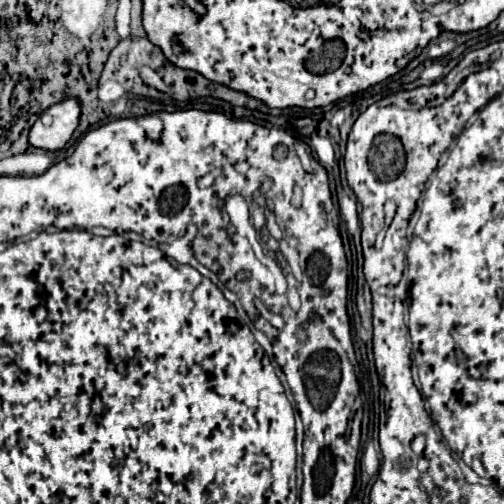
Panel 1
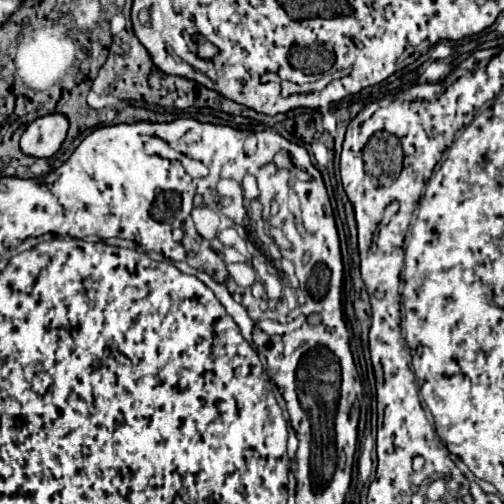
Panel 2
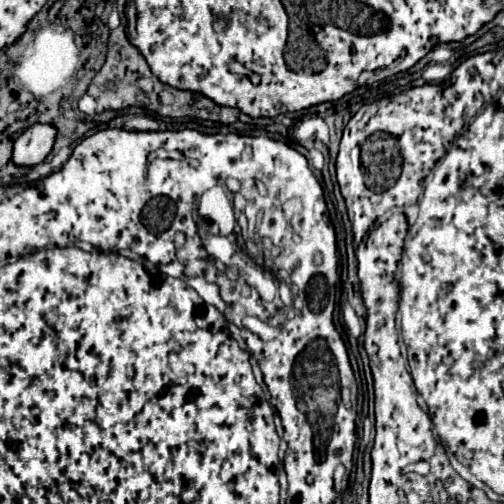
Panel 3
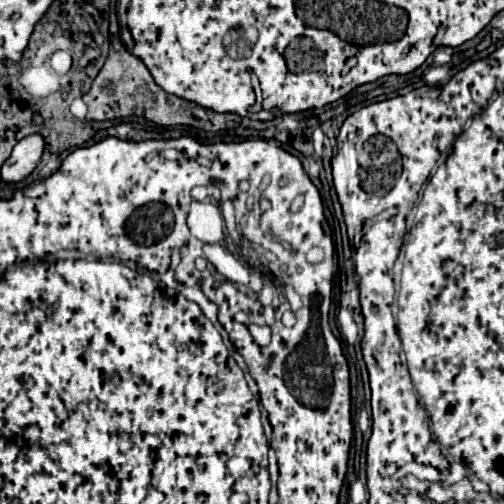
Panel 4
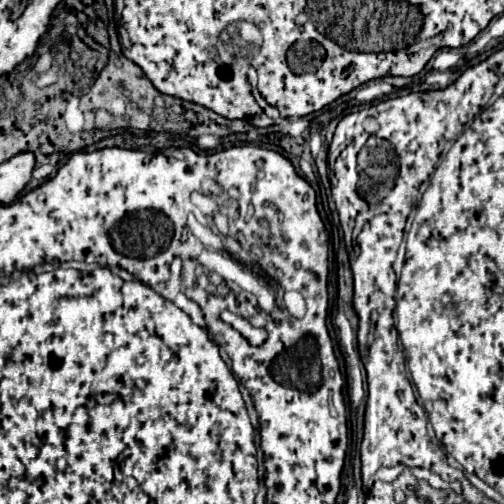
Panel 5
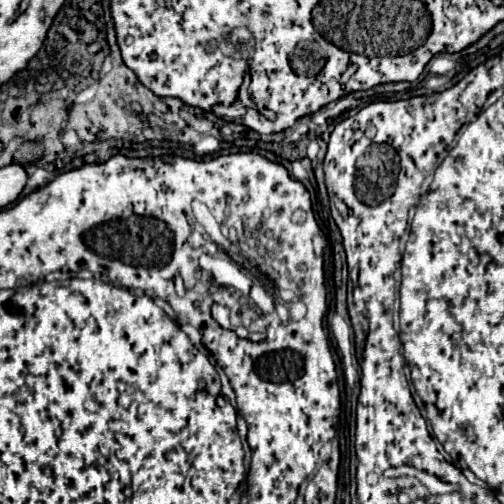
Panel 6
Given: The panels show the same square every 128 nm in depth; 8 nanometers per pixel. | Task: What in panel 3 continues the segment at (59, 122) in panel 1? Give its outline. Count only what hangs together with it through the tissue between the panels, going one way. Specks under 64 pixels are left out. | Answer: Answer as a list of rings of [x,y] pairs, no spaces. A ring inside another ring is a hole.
[[[34,124],[24,130],[14,144],[12,160],[18,166],[36,166],[50,154],[58,130],[52,124]]]

